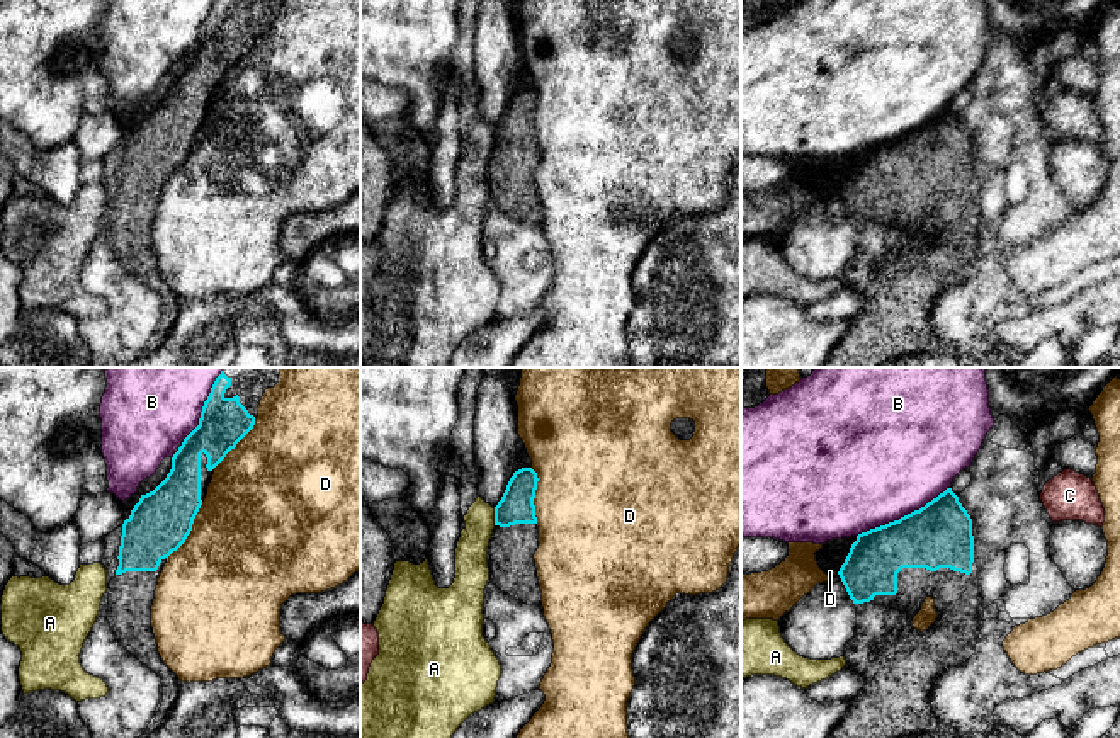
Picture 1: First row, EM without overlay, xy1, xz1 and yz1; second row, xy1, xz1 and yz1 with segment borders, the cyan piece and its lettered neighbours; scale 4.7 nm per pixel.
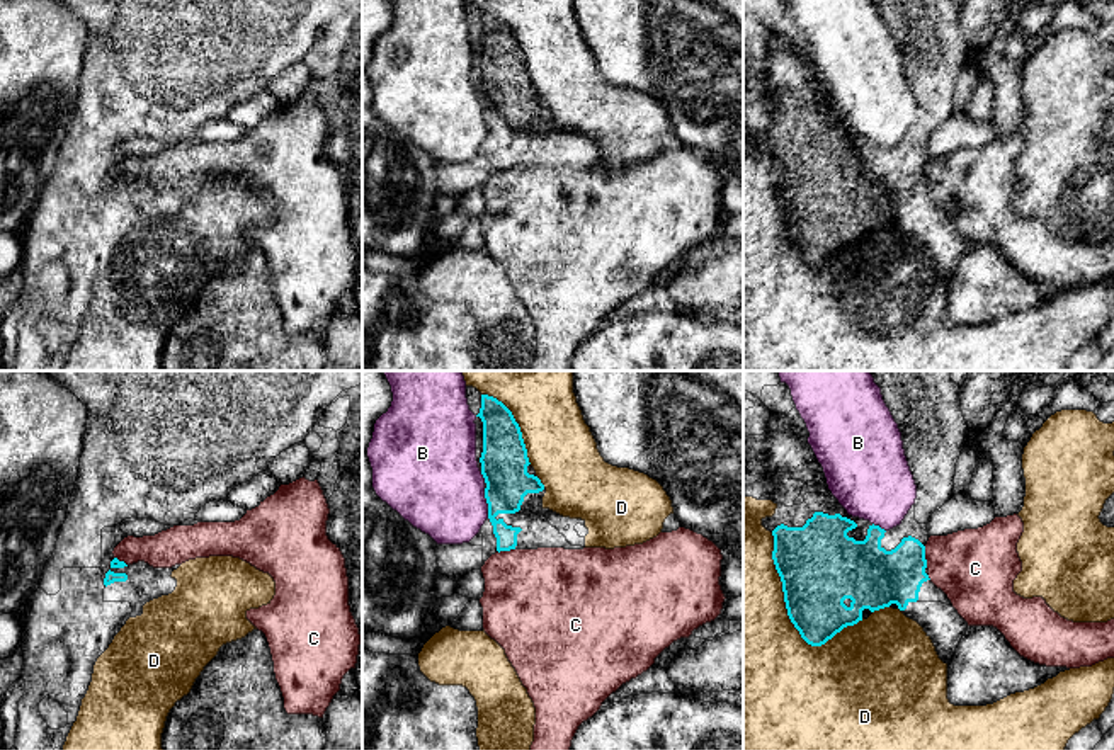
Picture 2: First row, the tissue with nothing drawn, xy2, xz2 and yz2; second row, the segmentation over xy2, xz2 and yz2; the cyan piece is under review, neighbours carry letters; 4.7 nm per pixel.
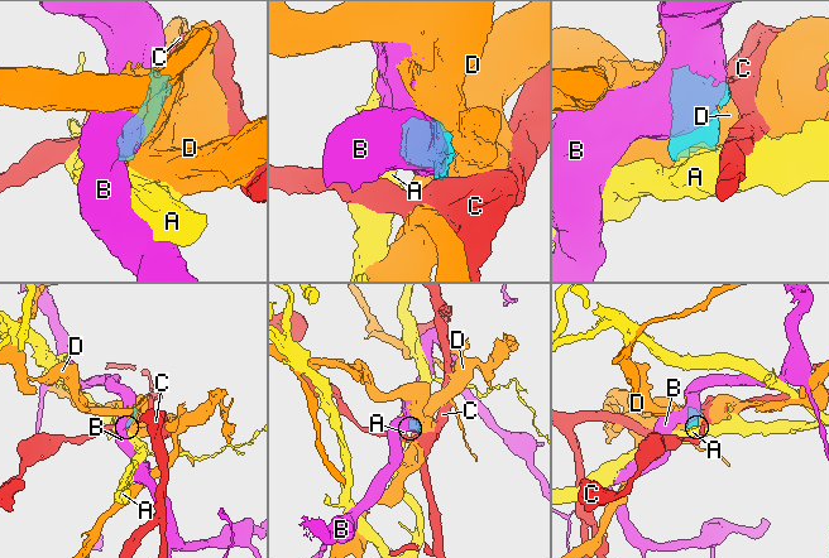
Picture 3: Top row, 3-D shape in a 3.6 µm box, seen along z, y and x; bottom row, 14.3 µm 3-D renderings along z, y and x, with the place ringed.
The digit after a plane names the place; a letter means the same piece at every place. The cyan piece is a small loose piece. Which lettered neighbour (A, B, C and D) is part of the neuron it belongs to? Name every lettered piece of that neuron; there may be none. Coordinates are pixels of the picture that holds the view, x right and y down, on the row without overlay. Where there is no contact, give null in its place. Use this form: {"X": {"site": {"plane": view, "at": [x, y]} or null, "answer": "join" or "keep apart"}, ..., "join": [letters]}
{"A": {"site": {"plane": "xz1", "at": [495, 136]}, "answer": "keep apart"}, "B": {"site": {"plane": "yz1", "at": [905, 135]}, "answer": "keep apart"}, "C": {"site": {"plane": "yz2", "at": [924, 176]}, "answer": "keep apart"}, "D": {"site": {"plane": "yz2", "at": [788, 233]}, "answer": "keep apart"}, "join": []}

